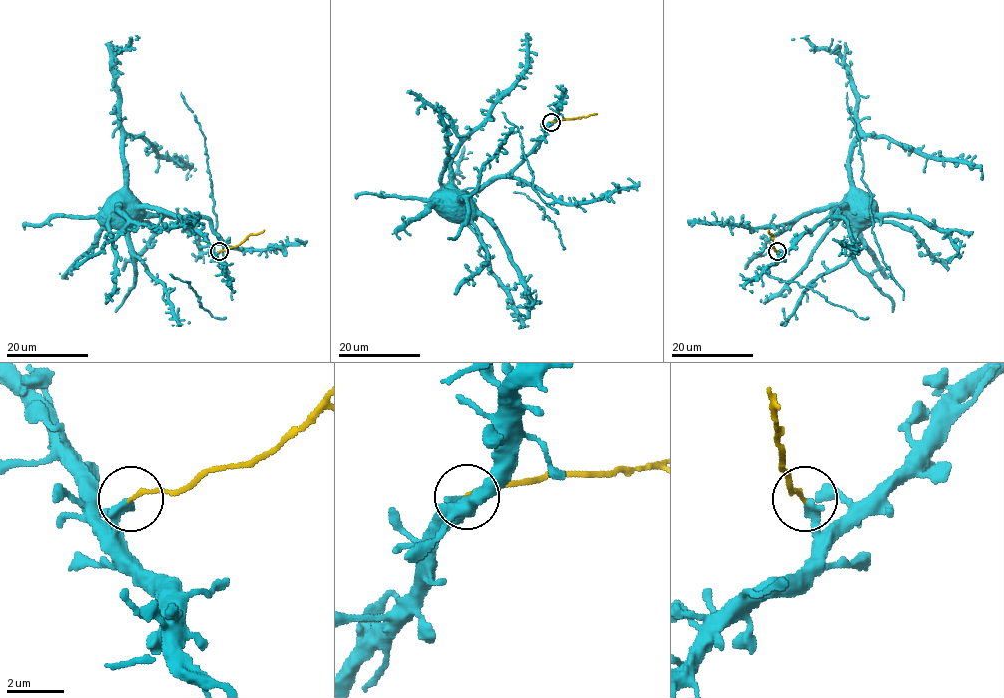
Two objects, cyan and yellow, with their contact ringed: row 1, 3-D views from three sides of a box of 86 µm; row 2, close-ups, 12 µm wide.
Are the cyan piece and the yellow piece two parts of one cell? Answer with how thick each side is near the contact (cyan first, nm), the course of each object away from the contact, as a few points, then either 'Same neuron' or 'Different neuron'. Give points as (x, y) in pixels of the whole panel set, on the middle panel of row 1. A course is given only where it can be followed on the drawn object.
Thickness 340 nm (cyan) against 140 nm. Course of cyan: (550, 122), (506, 174), (470, 195), (456, 195), (524, 327). Course of yellow: (551, 122), (596, 114). Different neuron

